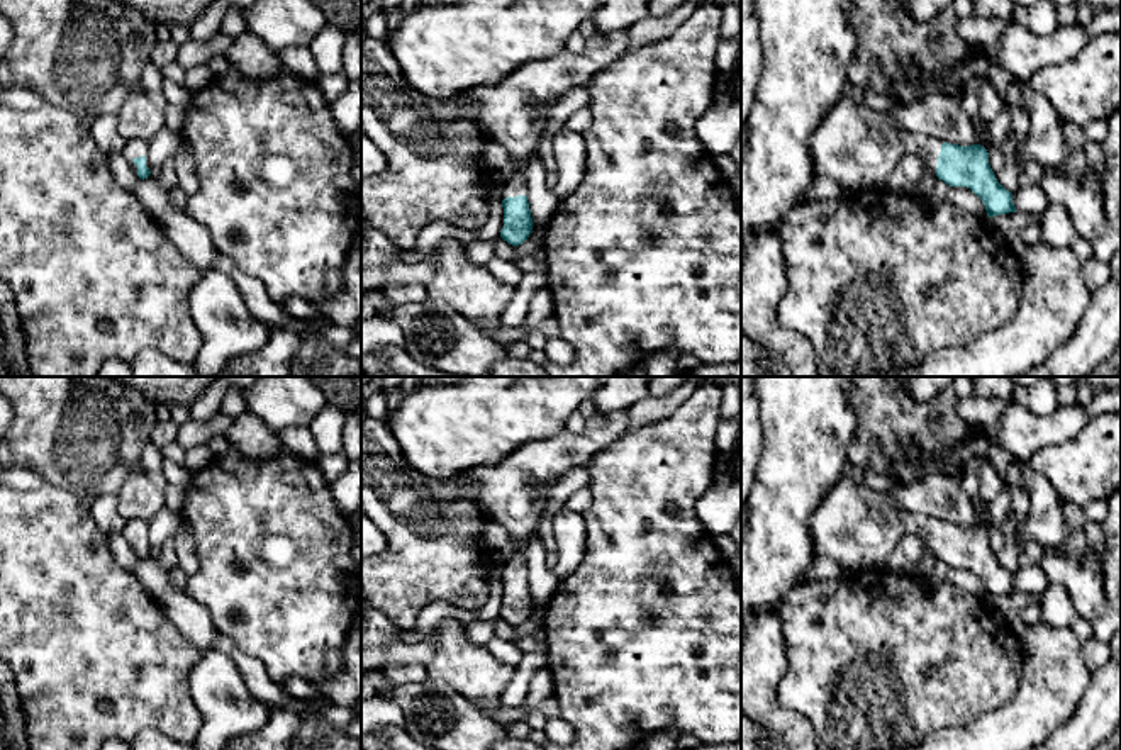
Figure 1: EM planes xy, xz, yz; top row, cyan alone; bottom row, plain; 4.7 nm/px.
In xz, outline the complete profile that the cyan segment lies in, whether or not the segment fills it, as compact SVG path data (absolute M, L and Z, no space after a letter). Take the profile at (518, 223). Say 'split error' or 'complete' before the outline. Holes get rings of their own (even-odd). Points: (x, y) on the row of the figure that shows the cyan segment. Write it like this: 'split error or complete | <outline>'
split error | M516 170L510 176L502 178L502 192L505 199L504 227L500 238L512 246L522 244L533 231L533 217L527 202L527 182L522 170Z

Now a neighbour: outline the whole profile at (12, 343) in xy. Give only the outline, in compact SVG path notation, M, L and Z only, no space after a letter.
M0 278L0 377L34 377L25 355L25 338L14 294Z

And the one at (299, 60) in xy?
M292 46L275 54L278 61L283 64L283 68L298 75L304 80L315 81L321 75L309 48Z

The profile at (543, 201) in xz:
M487 141L483 160L494 176L507 178L516 170L522 170L527 182L527 202L534 222L548 222L560 199L546 183L546 168L539 154L531 156L524 165L514 163L510 154L497 143Z

